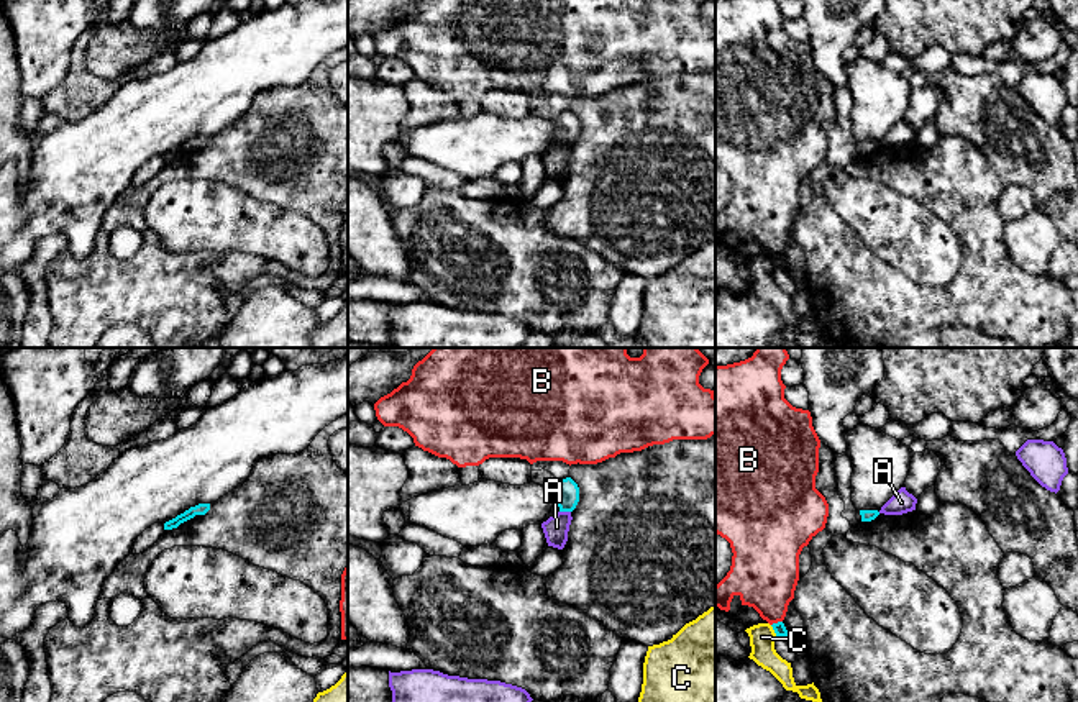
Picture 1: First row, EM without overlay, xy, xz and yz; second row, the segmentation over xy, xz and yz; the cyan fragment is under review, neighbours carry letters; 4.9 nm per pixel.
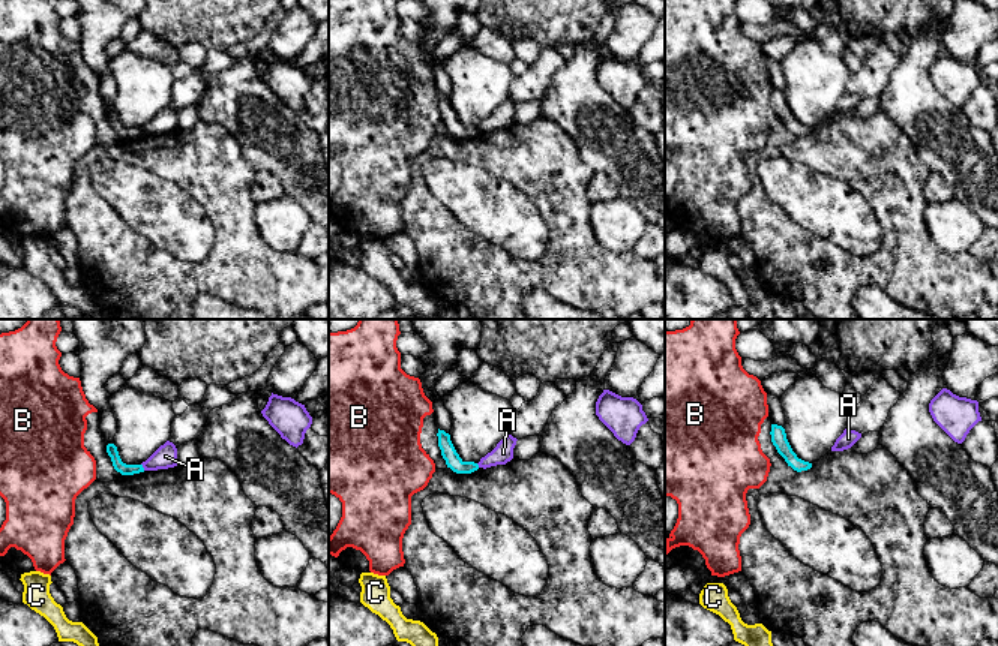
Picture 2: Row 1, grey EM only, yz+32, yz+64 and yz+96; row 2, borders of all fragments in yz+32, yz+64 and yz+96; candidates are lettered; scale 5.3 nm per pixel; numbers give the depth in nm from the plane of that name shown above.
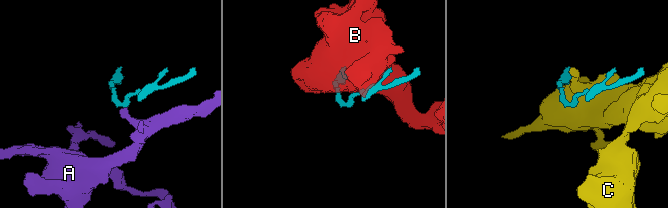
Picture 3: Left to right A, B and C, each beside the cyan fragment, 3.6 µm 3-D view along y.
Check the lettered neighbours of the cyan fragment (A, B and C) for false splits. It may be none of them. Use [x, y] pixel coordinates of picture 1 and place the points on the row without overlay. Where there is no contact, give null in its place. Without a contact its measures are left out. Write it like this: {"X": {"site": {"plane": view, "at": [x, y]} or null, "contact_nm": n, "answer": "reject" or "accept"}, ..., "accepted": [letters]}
{"A": {"site": {"plane": "xz", "at": [565, 143]}, "contact_nm": 60, "answer": "reject"}, "B": {"site": {"plane": "yz", "at": [778, 255]}, "contact_nm": 60, "answer": "reject"}, "C": {"site": {"plane": "yz", "at": [773, 261]}, "contact_nm": 70, "answer": "reject"}, "accepted": []}

